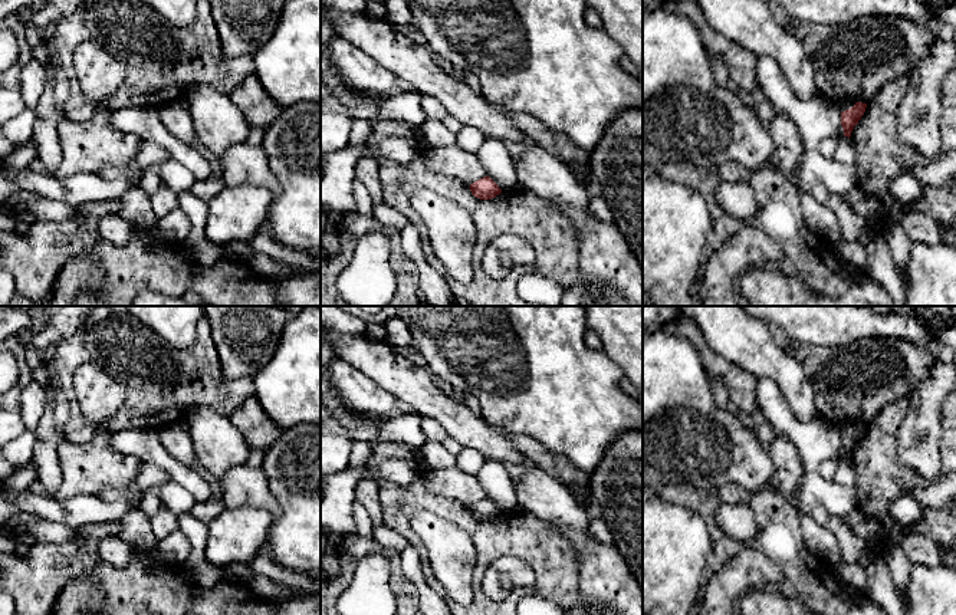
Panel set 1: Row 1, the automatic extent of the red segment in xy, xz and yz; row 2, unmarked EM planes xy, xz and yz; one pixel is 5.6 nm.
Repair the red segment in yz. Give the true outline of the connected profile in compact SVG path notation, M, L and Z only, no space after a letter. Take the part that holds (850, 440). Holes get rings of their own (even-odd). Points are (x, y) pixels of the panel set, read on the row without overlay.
M855 424L855 427L844 434L841 434L841 447L844 451L844 458L851 458L854 448L858 445L864 437L867 425Z

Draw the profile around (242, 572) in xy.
M236 562L233 565L229 565L224 569L226 579L229 579L231 582L247 585L247 586L252 582L252 579L254 578L254 575L256 575L256 572L253 570L253 568L249 562Z

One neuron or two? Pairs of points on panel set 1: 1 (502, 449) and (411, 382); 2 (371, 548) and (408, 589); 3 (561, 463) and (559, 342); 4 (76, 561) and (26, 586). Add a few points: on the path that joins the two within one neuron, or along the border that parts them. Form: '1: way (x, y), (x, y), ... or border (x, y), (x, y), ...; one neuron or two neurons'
1: way (479, 436), (434, 403); one neuron
2: way (384, 551), (397, 562), (397, 576); one neuron
3: border (549, 450), (565, 456), (588, 473); two neurons
4: way (63, 562), (49, 566), (39, 576); one neuron

